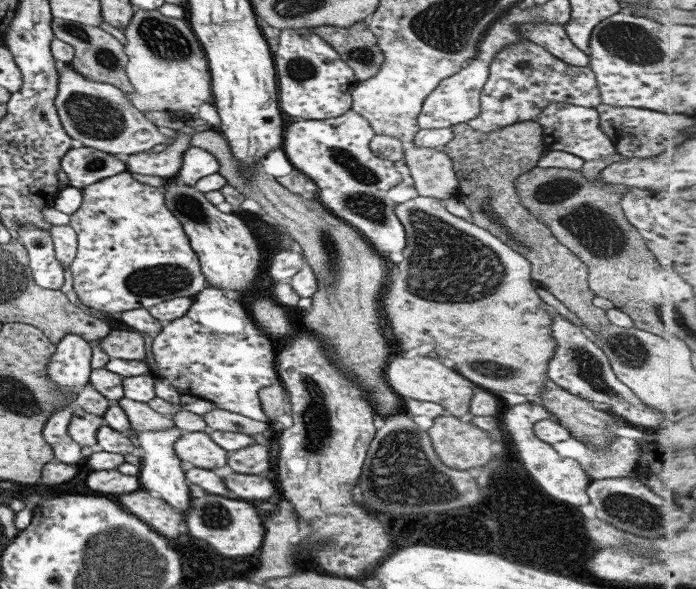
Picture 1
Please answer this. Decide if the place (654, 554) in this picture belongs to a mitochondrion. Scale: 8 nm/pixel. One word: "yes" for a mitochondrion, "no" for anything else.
yes

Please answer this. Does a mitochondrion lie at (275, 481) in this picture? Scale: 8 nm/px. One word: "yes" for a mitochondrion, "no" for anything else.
no

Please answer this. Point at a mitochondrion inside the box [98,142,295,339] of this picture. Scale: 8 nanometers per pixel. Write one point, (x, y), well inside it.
(156, 280)

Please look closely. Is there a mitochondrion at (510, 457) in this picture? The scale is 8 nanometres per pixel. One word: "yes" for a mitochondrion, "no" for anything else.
no

